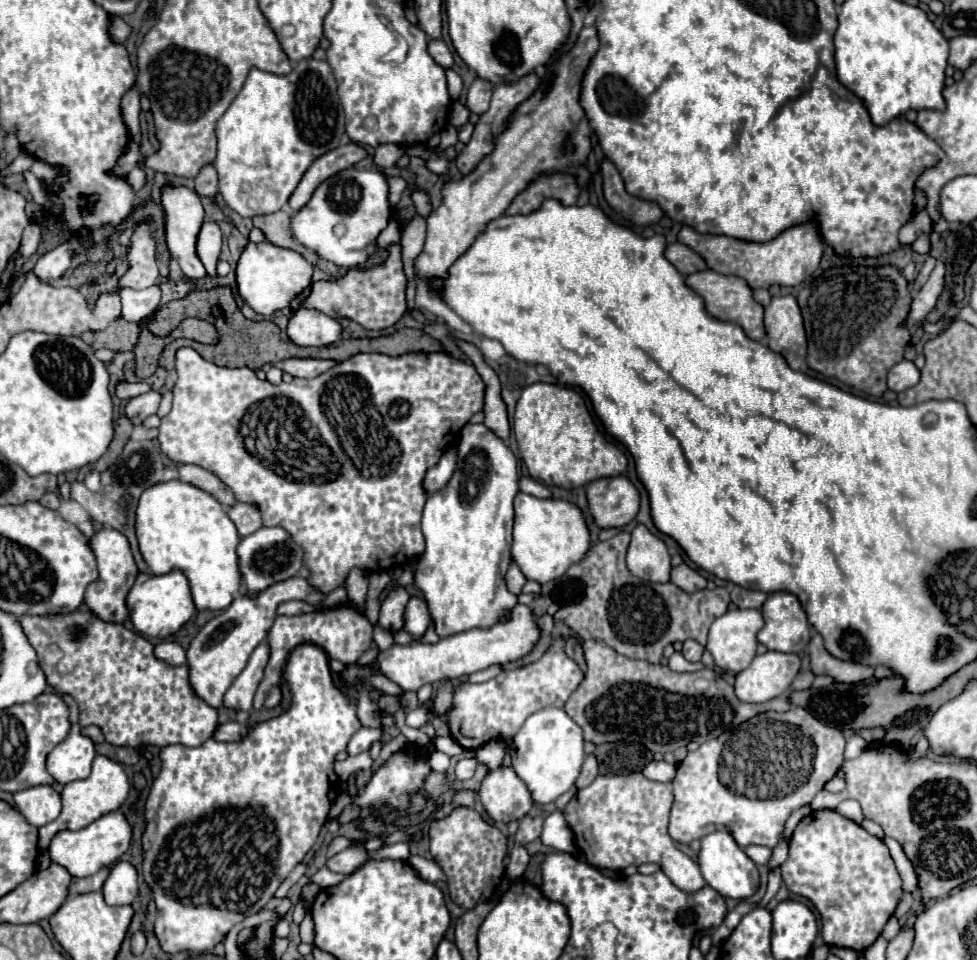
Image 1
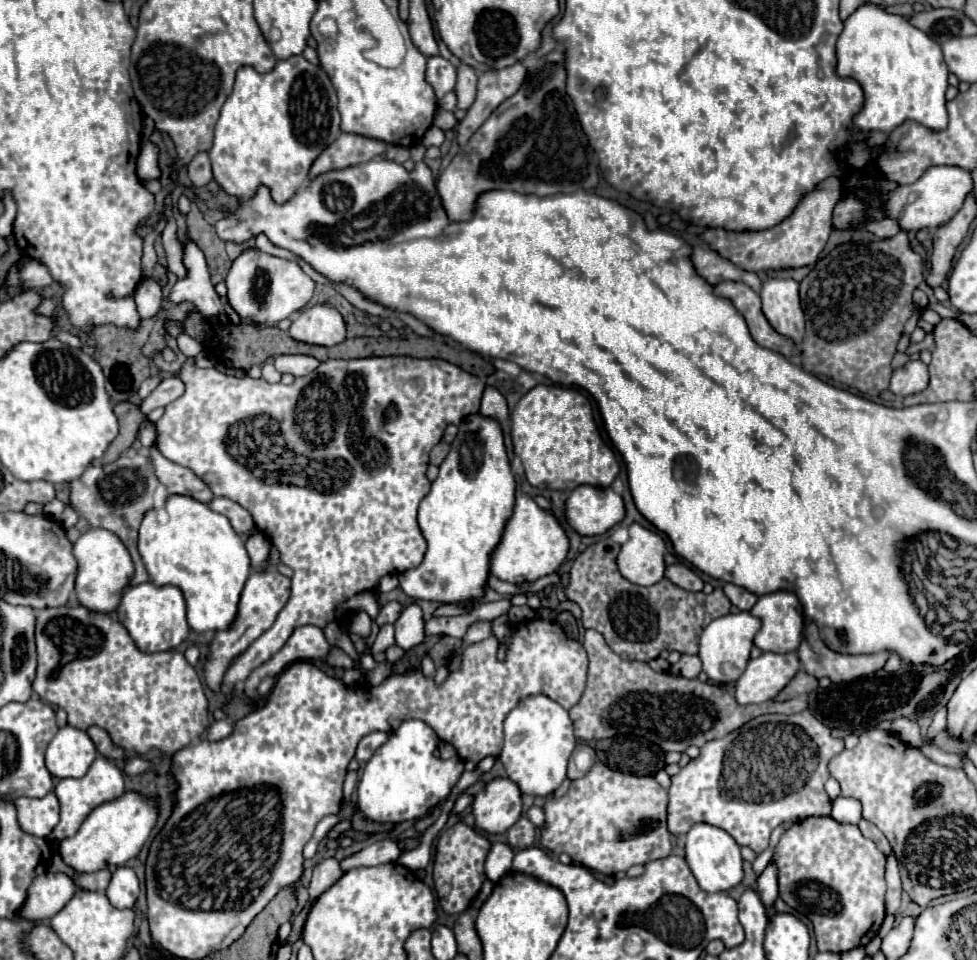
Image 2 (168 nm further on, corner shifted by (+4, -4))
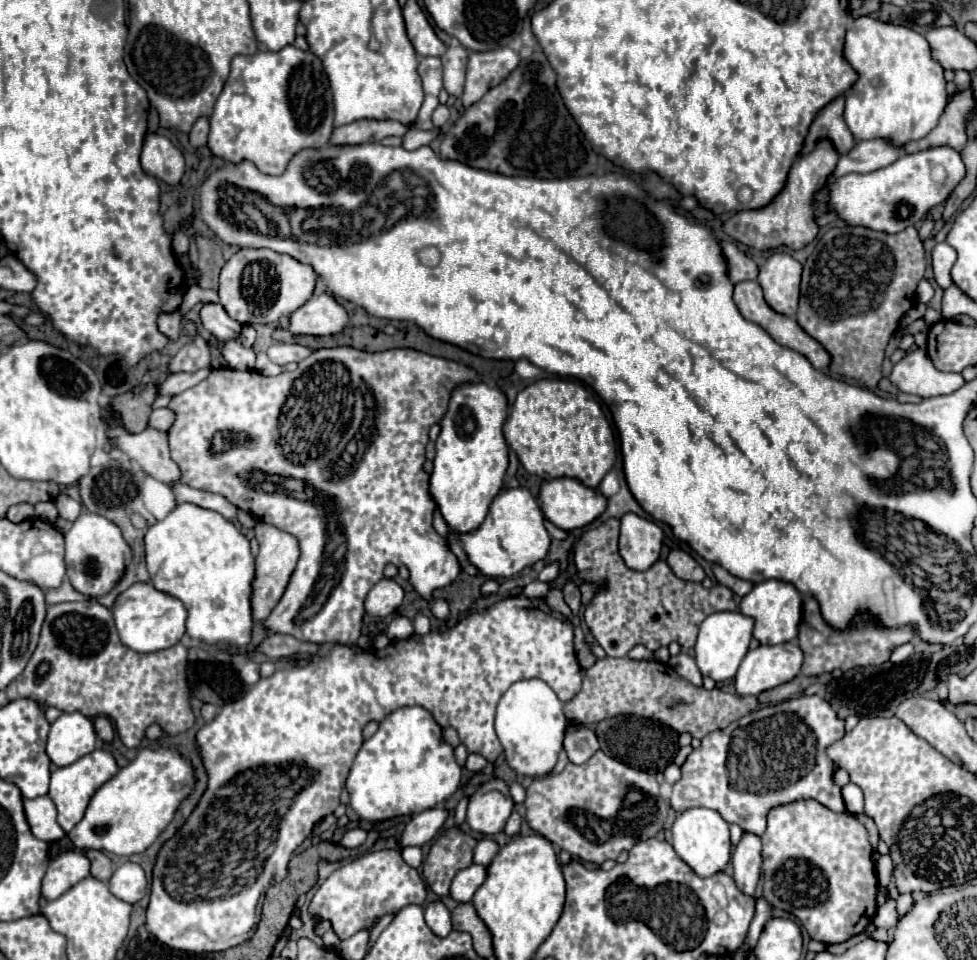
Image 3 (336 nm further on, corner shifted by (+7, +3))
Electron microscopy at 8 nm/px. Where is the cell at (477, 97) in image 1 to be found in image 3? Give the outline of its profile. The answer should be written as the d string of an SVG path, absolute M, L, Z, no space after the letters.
M449 46L443 54L443 86L445 90L459 98L465 86L465 68L469 52L463 46Z

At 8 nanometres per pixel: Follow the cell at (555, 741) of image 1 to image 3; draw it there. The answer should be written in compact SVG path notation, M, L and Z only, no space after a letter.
M521 680L513 684L497 706L495 732L505 750L509 768L519 776L547 776L553 772L559 752L563 750L567 720L563 714L563 702L543 680Z

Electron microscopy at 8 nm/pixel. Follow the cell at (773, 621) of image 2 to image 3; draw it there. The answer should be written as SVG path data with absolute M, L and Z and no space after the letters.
M765 580L755 584L753 590L741 600L741 612L755 620L753 636L761 644L783 644L797 638L797 628L801 622L801 594L797 588L783 580Z

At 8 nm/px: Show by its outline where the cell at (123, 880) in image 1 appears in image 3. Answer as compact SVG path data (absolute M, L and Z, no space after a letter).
M133 862L121 864L109 880L111 894L123 902L129 902L129 904L135 904L143 898L145 886L147 886L145 872L139 864L133 864Z

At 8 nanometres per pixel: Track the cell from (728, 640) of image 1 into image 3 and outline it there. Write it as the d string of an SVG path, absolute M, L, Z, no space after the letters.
M715 612L707 616L699 628L697 644L695 644L695 660L703 676L711 676L715 682L733 680L743 656L749 650L753 634L753 618L741 612Z

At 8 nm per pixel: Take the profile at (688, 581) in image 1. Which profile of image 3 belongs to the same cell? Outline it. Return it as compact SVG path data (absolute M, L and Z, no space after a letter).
M671 550L667 556L667 564L671 566L671 570L681 578L681 580L689 580L689 582L703 582L705 572L703 568L683 550Z

